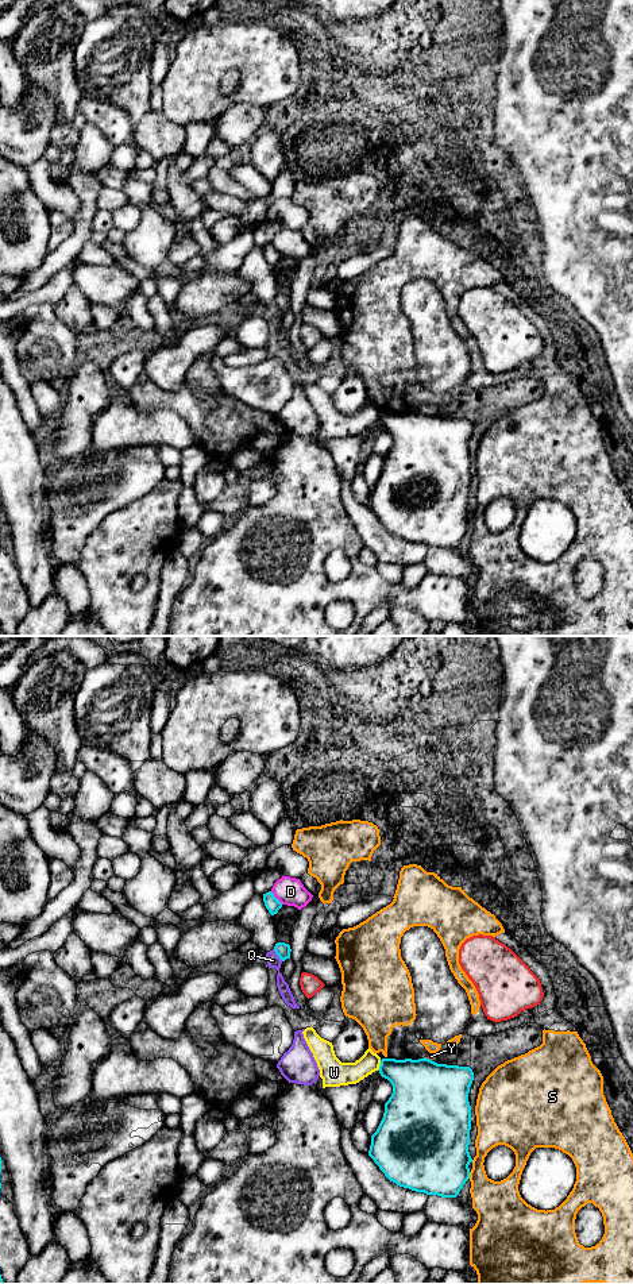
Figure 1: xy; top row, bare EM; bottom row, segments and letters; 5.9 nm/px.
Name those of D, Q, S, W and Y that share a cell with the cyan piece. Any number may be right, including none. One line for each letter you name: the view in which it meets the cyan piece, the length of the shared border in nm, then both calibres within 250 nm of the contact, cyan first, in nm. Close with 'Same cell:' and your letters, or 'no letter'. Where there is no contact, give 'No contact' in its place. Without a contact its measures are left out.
Same cell: no letter

